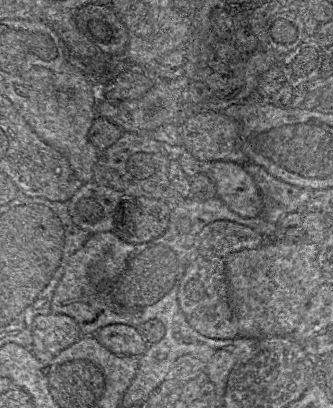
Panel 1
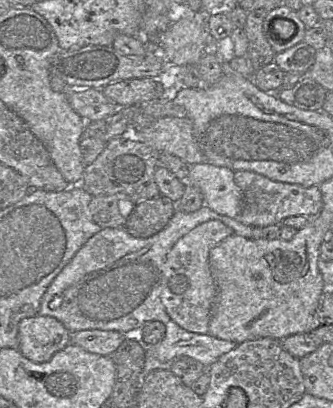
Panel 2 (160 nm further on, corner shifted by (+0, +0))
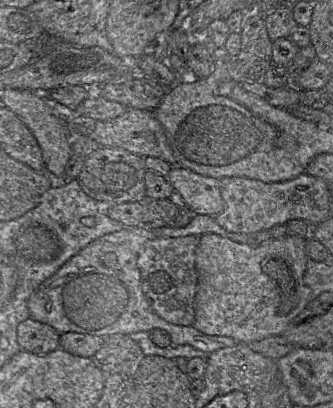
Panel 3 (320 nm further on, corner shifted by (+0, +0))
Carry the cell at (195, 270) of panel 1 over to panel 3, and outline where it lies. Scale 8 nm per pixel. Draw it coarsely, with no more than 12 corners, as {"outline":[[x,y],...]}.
{"outline":[[191,235],[149,240],[143,293],[171,324],[192,326],[198,282]]}

